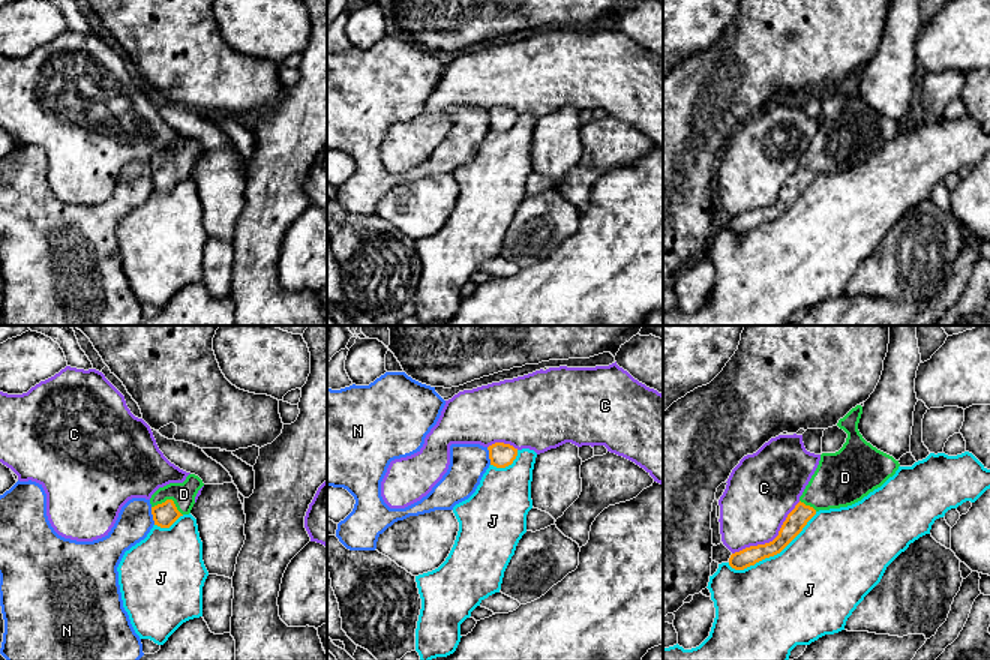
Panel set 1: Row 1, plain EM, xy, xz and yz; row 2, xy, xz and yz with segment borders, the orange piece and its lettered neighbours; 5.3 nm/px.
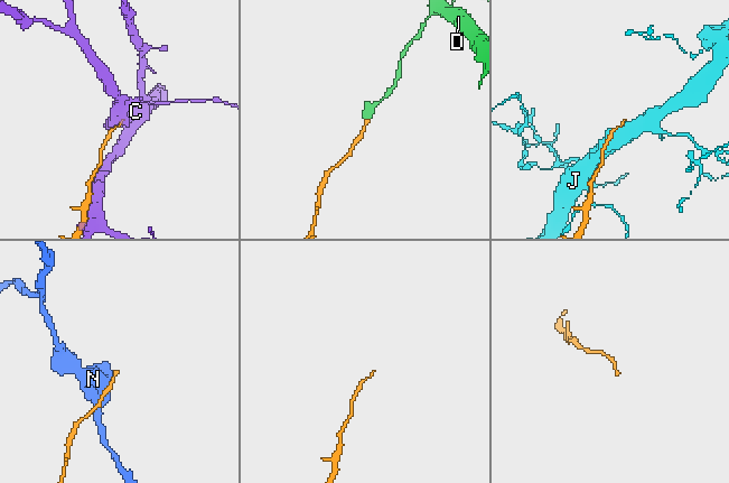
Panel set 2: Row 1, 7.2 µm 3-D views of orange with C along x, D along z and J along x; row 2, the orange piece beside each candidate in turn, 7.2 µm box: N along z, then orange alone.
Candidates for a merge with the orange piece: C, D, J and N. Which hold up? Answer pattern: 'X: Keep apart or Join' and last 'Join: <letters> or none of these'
C: Keep apart
D: Join
J: Keep apart
N: Keep apart
Join: D

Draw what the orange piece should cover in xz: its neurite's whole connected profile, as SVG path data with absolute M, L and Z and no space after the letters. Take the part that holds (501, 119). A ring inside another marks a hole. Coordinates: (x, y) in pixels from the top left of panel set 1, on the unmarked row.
M495 106L488 111L490 129L506 132L513 128L518 120L518 112L510 108Z

